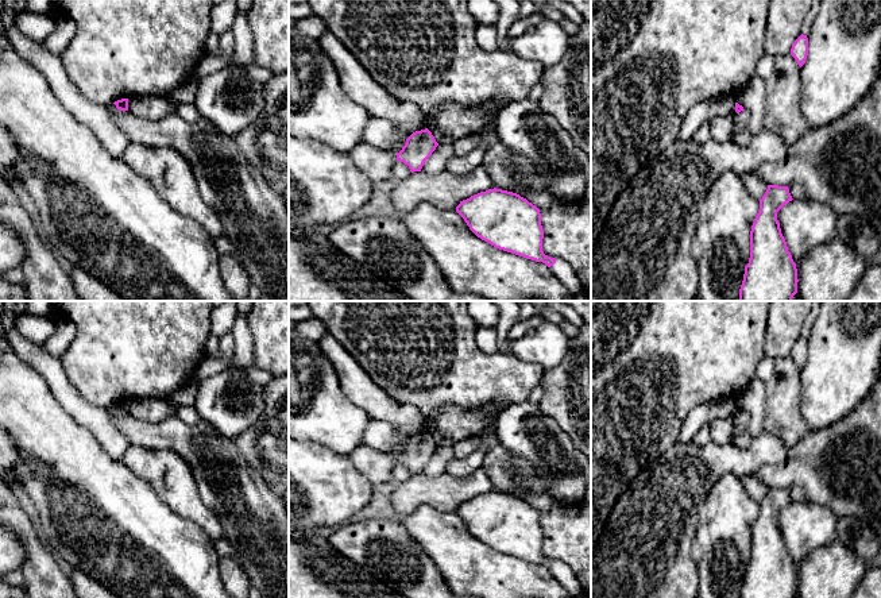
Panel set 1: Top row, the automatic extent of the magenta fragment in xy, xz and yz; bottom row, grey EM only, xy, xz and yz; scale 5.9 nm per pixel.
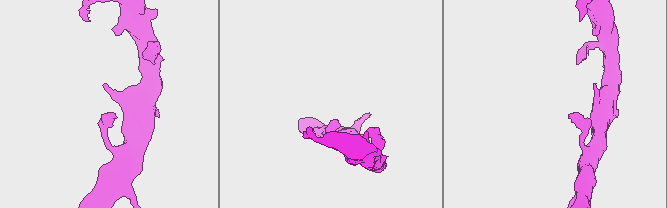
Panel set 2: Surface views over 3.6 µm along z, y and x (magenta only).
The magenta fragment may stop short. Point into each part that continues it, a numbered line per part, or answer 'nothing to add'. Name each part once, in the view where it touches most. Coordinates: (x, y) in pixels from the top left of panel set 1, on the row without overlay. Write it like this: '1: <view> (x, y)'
1: xz (561, 571)

